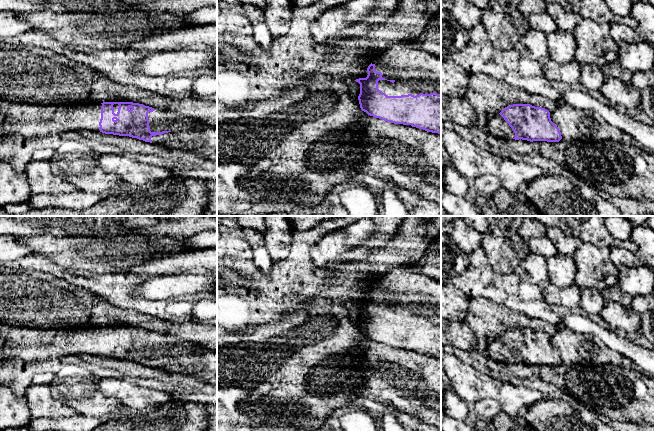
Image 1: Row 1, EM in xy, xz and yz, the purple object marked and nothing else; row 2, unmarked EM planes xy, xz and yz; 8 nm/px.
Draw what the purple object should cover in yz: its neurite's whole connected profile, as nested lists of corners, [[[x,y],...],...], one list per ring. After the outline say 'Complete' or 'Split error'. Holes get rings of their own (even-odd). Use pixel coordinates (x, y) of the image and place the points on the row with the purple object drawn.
[[[513,104],[488,119],[487,132],[497,138],[559,142],[559,128],[551,121],[550,112],[530,104]]]. Split error

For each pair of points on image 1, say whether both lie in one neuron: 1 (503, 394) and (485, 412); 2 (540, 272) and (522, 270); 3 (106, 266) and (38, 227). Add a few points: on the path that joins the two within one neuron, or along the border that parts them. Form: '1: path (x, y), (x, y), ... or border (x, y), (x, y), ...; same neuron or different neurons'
1: border (473, 402), (479, 399), (493, 398), (502, 410); different neurons
2: path (536, 271), (526, 270); same neuron
3: border (76, 235), (52, 236), (36, 234), (30, 237); different neurons

